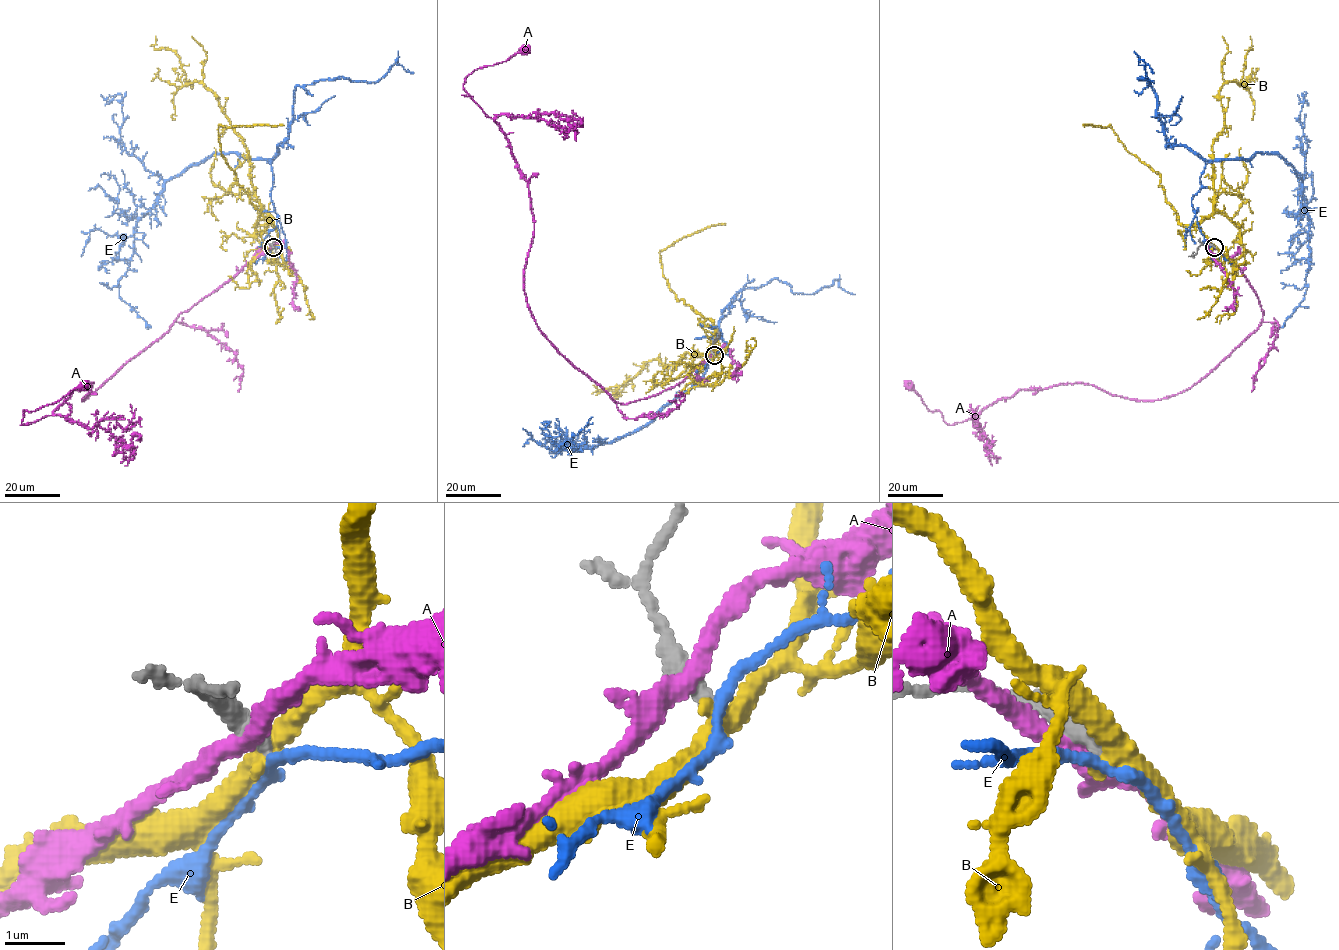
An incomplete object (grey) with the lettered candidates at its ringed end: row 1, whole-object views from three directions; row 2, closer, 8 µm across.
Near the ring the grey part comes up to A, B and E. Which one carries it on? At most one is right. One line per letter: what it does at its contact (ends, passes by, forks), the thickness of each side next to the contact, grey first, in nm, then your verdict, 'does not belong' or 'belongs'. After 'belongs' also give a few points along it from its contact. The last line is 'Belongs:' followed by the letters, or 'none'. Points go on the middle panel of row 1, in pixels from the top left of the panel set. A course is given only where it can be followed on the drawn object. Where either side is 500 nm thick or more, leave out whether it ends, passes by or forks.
A: it passes by; 480 nm thick on the grey side, 340 nm on the other; does not belong
B: it passes by; 360 nm thick on the grey side, 360 nm on the other; belongs; it runs (715, 355), (716, 339), (705, 355), (686, 352), (674, 364), (650, 359), (627, 383), (597, 390)
E: it passes by; 340 nm thick on the grey side, 190 nm on the other; does not belong
Belongs: B

